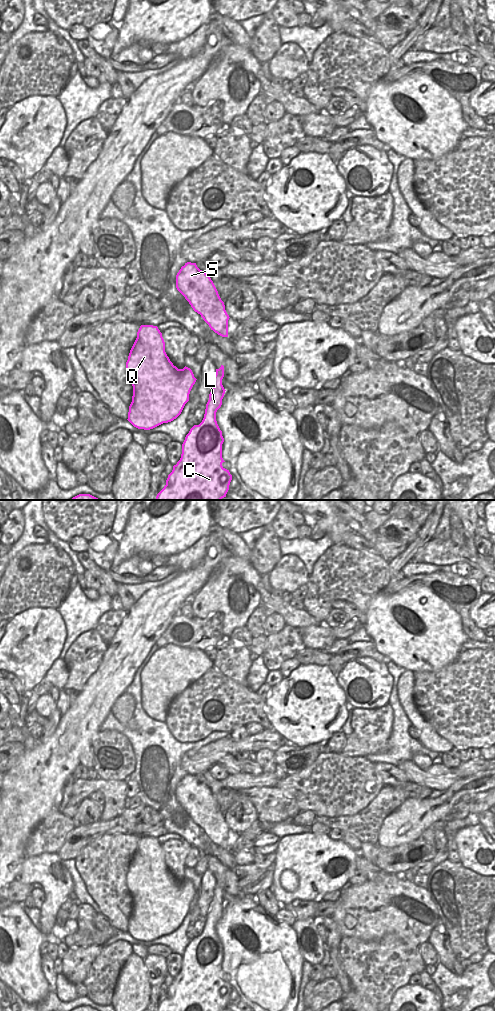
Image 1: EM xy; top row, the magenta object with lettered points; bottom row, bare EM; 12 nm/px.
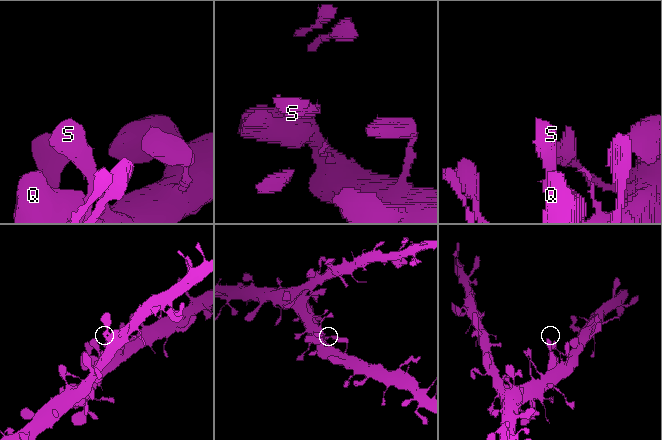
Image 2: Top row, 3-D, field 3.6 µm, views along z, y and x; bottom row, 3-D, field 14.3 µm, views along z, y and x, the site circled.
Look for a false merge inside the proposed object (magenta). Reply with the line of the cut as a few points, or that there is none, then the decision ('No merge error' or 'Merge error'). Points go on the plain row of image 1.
No split. No merge error.

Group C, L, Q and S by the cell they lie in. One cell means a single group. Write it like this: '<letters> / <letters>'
C L Q S

